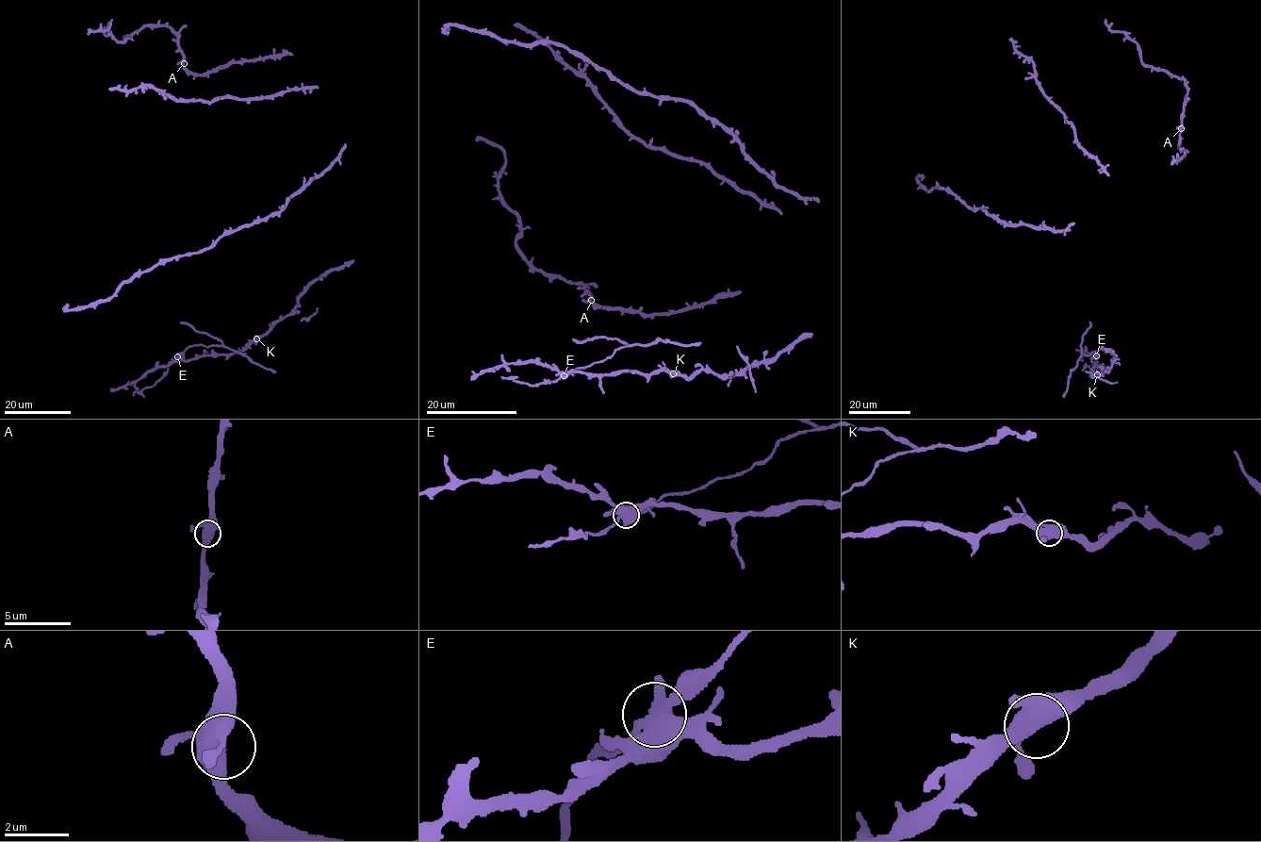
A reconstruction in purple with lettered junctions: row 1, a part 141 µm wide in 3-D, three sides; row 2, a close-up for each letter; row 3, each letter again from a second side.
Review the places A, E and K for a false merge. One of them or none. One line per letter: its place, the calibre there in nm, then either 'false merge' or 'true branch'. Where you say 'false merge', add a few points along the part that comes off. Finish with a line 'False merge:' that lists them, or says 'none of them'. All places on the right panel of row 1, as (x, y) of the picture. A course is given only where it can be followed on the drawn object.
A: (1181, 128) | 550 nm | true branch
E: (1096, 355) | 600 nm | true branch
K: (1097, 374) | 500 nm | true branch
False merge: none of them

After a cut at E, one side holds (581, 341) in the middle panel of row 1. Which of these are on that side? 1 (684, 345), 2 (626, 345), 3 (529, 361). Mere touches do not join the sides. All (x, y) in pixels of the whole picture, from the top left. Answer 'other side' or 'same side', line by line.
1: same side
2: same side
3: other side

